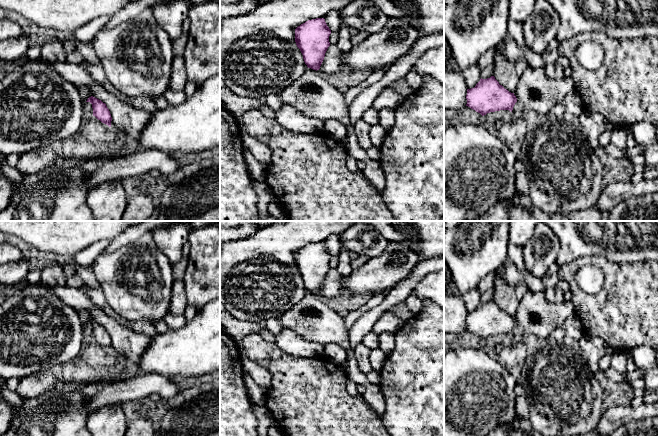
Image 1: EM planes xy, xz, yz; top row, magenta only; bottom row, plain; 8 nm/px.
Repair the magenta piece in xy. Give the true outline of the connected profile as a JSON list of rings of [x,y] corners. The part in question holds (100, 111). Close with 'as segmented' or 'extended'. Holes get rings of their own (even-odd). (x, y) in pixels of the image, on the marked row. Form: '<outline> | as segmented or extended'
[[[93,96],[89,97],[86,102],[90,102],[92,104],[93,116],[102,123],[111,127],[112,117],[106,104]]] | as segmented

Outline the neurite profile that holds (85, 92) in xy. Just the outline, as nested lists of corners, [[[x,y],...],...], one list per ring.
[[[77,86],[77,89],[84,102],[86,102],[87,99],[92,96],[91,90],[89,89],[88,86]]]

